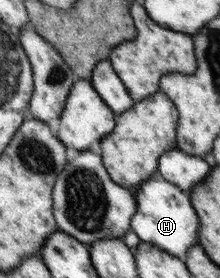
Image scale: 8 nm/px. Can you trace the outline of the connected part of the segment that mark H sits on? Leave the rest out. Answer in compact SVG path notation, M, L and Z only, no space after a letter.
M157 173L136 187L137 212L132 218L132 229L141 241L152 243L155 247L169 252L172 256L185 261L190 248L200 244L200 217L193 207L189 191L167 181Z

